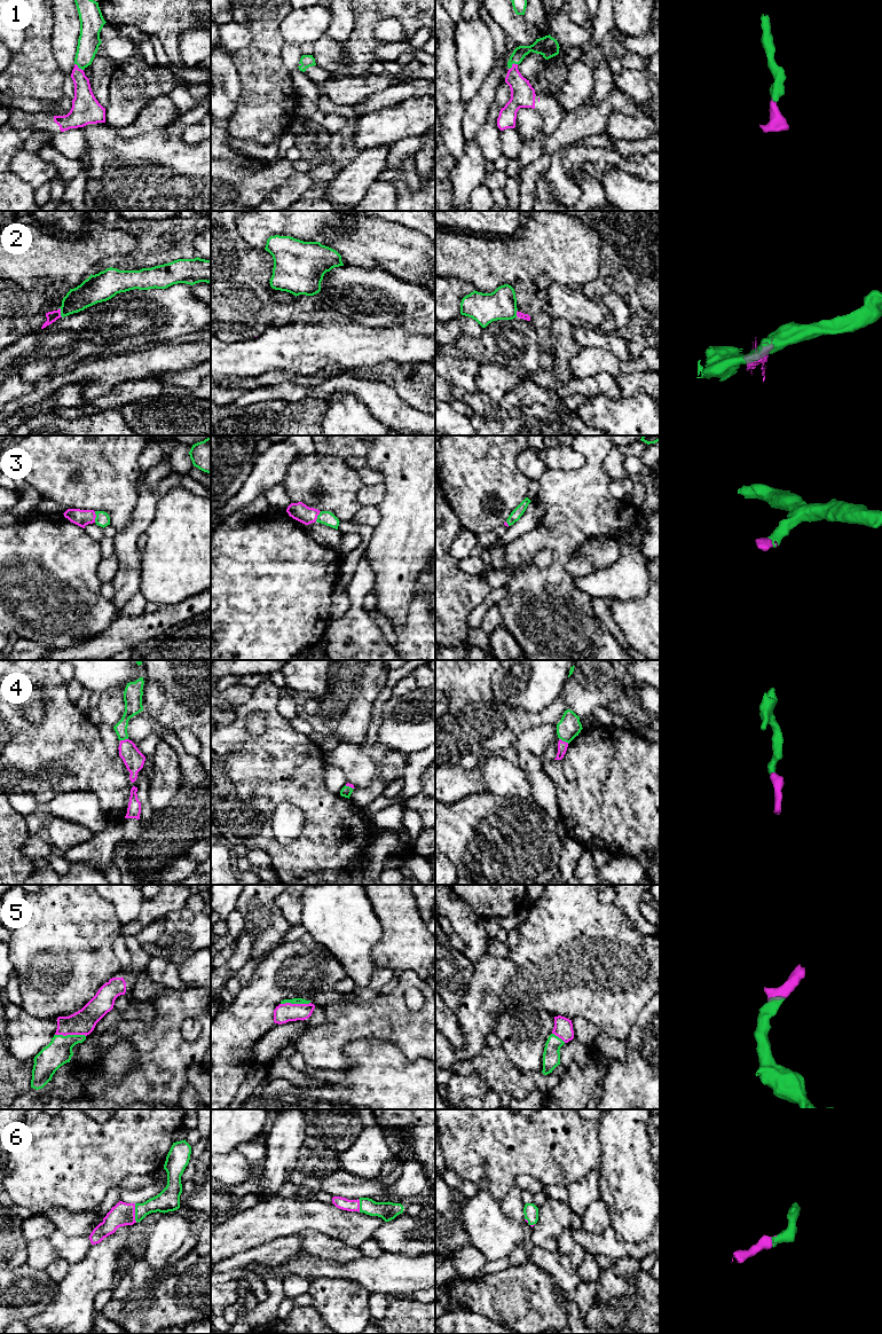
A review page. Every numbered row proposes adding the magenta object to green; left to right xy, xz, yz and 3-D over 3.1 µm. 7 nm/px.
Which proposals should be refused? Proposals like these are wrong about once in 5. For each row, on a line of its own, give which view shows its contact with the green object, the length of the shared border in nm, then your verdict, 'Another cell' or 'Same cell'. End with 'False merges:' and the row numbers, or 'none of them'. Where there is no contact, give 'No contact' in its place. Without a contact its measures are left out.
1: Touches green in yz. Shared border 80 nm. Same cell
2: Touches green in xy. Shared border 80 nm. Another cell
3: Touches green in xy. Shared border 80 nm. Same cell
4: Touches green in yz. Shared border 80 nm. Same cell
5: Touches green in xy. Shared border 220 nm. Same cell
6: Touches green in xy. Shared border 140 nm. Same cell
False merges: 2

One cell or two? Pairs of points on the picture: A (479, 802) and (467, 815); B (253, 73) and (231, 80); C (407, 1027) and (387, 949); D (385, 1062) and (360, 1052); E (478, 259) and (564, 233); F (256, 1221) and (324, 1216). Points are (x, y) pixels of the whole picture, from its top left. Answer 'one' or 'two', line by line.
A: one
B: two
C: two
D: one
E: one
F: one

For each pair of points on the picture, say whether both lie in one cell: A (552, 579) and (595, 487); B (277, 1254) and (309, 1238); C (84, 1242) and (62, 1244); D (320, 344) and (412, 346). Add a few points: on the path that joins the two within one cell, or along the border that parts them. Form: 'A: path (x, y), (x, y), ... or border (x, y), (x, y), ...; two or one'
A: path (560, 556), (562, 552), (562, 530), (576, 510); one
B: border (297, 1234), (301, 1241), (301, 1249); two
C: path (78, 1244), (68, 1244); one
D: path (343, 344), (390, 345); one

